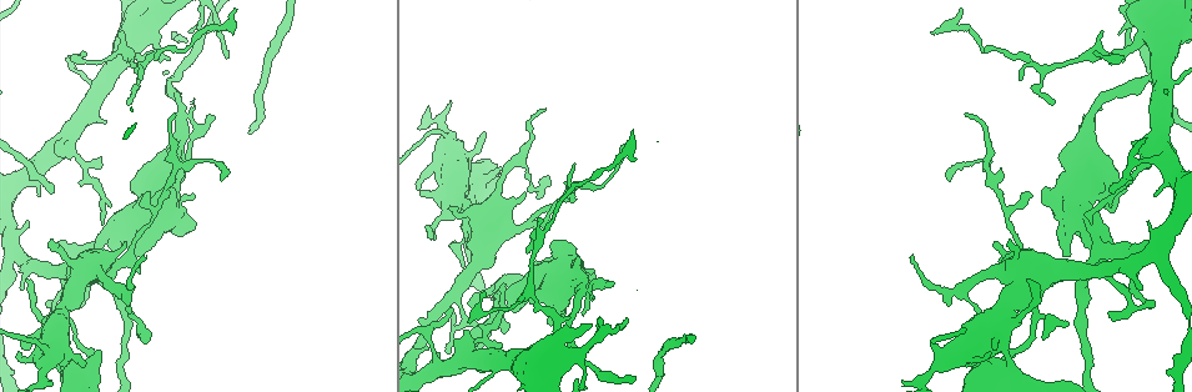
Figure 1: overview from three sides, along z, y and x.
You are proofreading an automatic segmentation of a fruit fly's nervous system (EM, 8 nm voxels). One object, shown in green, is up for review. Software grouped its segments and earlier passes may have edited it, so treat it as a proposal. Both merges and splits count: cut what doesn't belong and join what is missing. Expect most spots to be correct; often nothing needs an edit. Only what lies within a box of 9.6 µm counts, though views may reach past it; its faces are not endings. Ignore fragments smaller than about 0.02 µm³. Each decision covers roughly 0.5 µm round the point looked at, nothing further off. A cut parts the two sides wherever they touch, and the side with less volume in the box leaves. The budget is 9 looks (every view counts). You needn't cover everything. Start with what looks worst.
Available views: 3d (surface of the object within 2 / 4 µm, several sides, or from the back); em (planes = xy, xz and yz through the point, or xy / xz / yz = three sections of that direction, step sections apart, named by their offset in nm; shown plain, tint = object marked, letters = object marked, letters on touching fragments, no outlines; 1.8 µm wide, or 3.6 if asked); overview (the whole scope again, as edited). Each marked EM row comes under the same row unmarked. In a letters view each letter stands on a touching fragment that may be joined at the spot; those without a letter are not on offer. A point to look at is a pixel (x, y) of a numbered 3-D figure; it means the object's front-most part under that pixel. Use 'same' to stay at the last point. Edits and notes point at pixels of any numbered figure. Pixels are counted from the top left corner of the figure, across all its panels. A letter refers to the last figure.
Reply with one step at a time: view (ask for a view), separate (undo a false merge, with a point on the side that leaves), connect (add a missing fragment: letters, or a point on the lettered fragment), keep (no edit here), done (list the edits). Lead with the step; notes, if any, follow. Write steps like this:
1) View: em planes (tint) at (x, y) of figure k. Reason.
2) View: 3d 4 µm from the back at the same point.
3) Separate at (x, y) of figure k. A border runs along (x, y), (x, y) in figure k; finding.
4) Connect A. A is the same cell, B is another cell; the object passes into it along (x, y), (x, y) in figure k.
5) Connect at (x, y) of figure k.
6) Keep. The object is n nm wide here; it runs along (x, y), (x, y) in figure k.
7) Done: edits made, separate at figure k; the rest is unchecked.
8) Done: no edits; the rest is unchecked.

View: em 3.6 µm planes (letters) at (1178, 20) of figure 1. Abrupt turn.

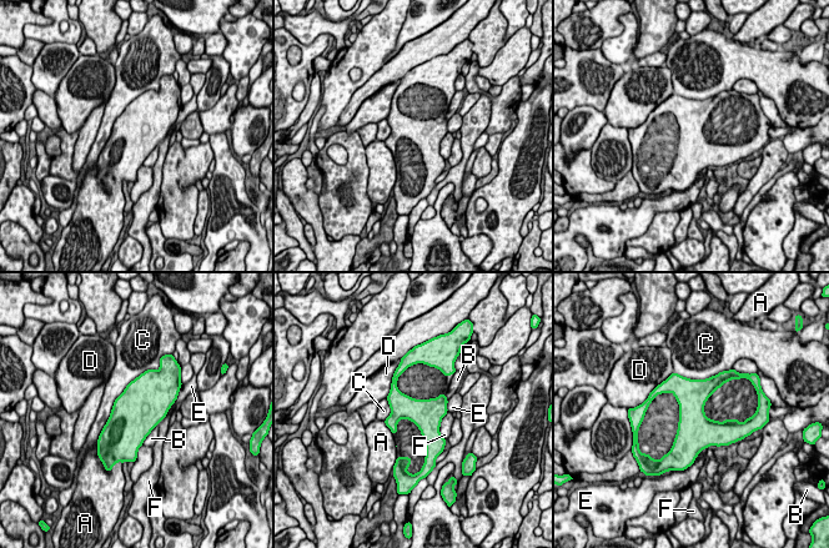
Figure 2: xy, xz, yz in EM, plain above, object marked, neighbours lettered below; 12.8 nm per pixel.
Keep. The longest contact is with C, 1050 nm; A, B, C, D, E and F are other cells; continuous, no second neuron.

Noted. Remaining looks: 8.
View: em 3.6 µm planes (letters) at (1016, 271) of figure 1. Sharp bend.

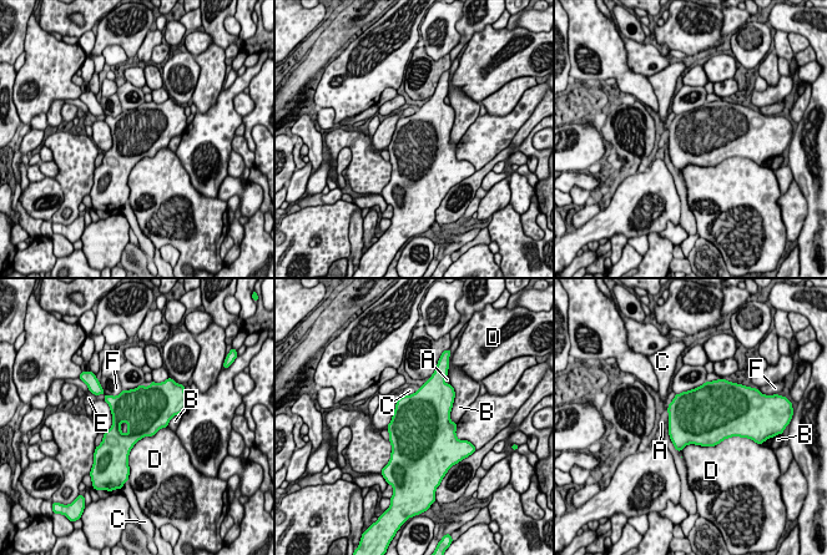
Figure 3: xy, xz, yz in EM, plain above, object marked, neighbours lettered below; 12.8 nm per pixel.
Keep. The longest contact is with D, 750 nm; A, B, C, D, E and F are other cells; a border runs along (732, 435), (679, 452) in figure 3; continuous, no second neuron.

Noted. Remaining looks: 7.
View: 3d 4 µm from the back at (530, 293) of figure 1. Narrows sharply.

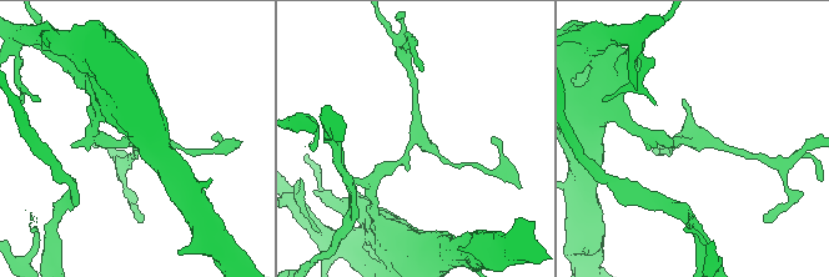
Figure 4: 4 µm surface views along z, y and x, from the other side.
View: em planes (tint) at (697, 139) of figure 4.

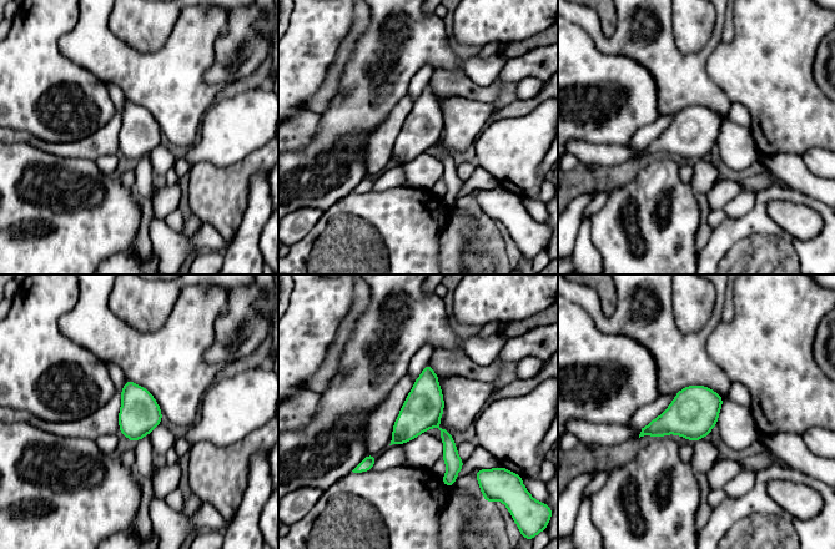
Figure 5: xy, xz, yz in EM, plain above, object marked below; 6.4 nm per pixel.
View: em planes (letters) at the same point. What lies round it.

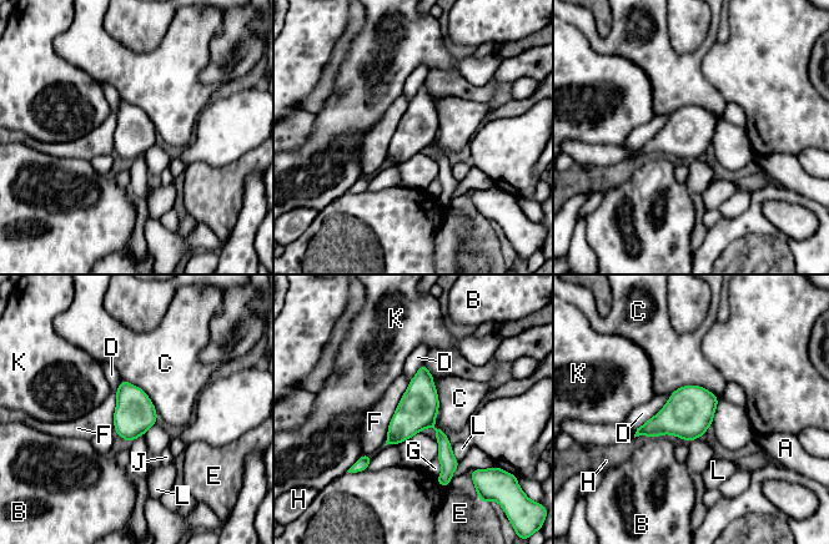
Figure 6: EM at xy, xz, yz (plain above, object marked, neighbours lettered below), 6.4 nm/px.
Keep. The longest contact is with C, 360 nm; A, B, C, D, E, F, G, H, J, K and L are other cells; a border runs along (432, 377), (435, 426), (445, 432) in figure 6; one neuron here.

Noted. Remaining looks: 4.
View: em 3.6 µm planes (letters) at (1104, 249) of figure 1. Abrupt turn.

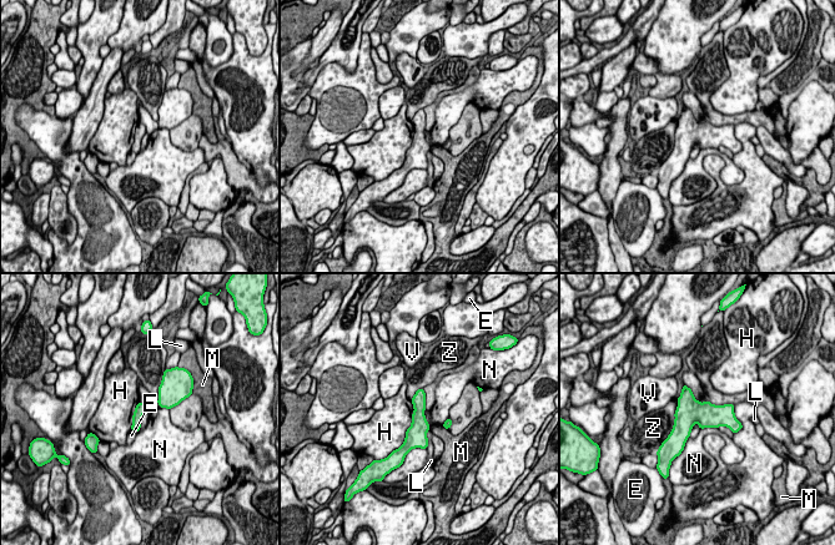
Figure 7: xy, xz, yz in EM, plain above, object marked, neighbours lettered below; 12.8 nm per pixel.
Keep. E, H, L, M, N, V and Z are other cells; a border runs along (412, 414), (406, 438), (396, 449) in figure 7; all the same neuron.

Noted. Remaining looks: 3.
Done: no edits; the rest is unchecked.

